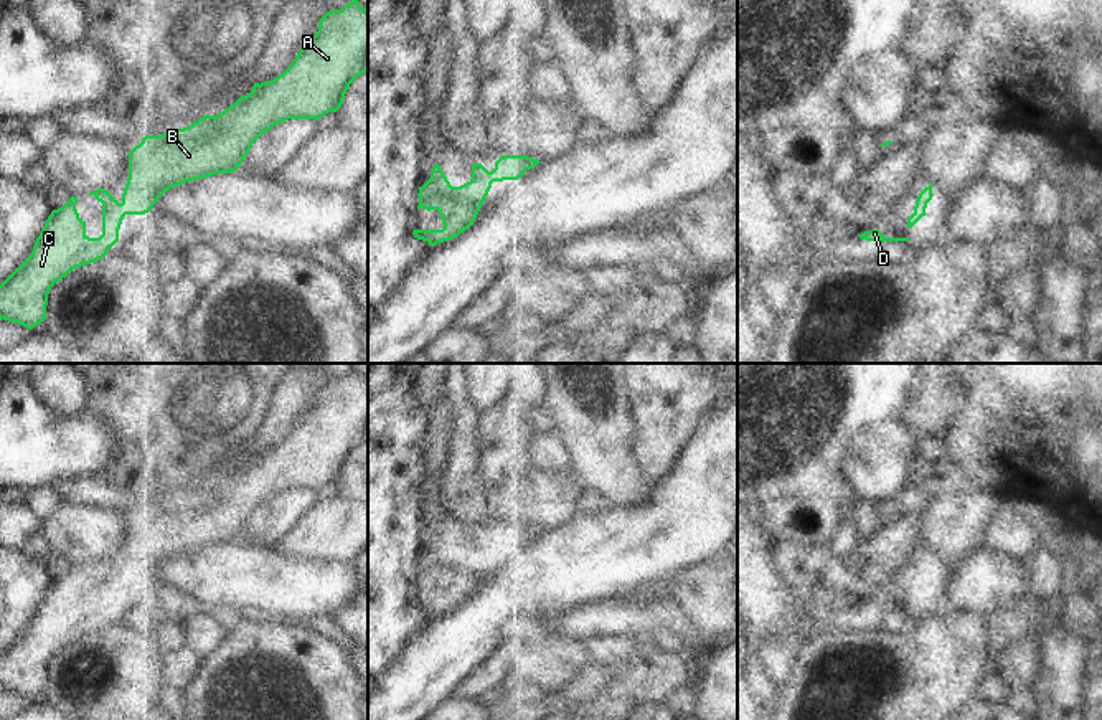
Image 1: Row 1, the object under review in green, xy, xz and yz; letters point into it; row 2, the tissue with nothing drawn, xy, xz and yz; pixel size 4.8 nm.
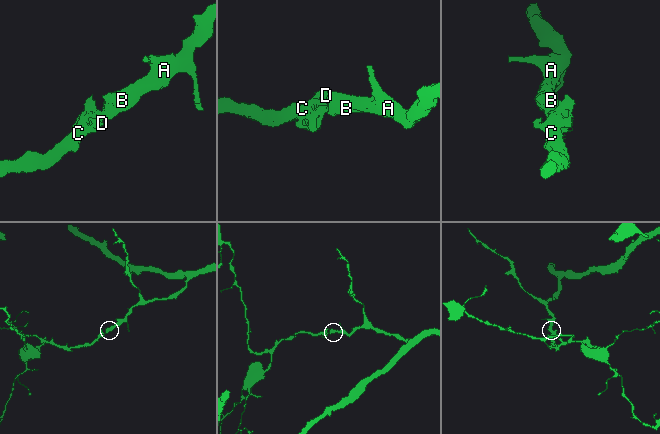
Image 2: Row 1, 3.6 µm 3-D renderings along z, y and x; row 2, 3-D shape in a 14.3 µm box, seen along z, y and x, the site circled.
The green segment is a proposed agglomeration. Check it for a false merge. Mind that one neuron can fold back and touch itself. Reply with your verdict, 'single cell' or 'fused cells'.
single cell

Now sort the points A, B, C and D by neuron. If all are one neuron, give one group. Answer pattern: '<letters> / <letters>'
A B C D

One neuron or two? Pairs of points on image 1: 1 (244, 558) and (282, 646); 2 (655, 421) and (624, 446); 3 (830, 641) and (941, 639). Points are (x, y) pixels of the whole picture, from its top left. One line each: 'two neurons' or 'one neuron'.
1: two neurons
2: two neurons
3: one neuron

